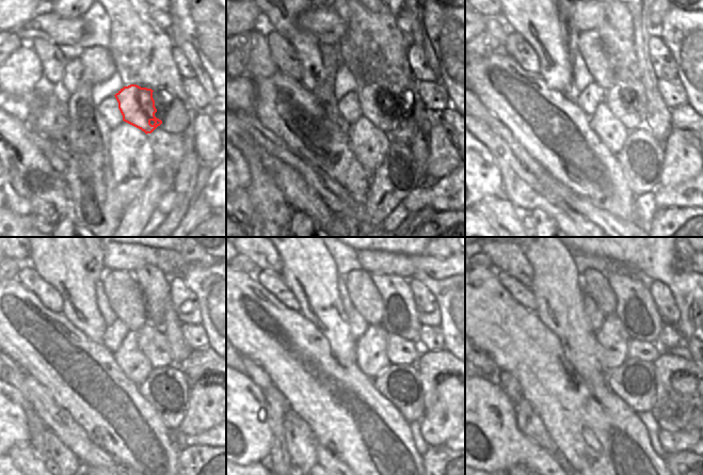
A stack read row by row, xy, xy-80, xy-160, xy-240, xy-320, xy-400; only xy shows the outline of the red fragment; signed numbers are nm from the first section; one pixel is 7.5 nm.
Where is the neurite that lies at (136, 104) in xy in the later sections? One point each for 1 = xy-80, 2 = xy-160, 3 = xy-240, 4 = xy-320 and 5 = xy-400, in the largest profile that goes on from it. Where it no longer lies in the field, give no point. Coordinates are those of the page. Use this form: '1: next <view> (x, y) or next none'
1: next xy-80 (376, 104)
2: next xy-160 (618, 99)
3: next xy-240 (154, 344)
4: next xy-320 (400, 350)
5: next xy-400 (646, 351)

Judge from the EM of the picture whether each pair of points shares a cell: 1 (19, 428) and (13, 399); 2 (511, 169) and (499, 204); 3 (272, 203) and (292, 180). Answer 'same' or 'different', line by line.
1: same
2: different
3: different

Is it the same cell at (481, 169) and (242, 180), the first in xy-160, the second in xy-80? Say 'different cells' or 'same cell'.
same cell

